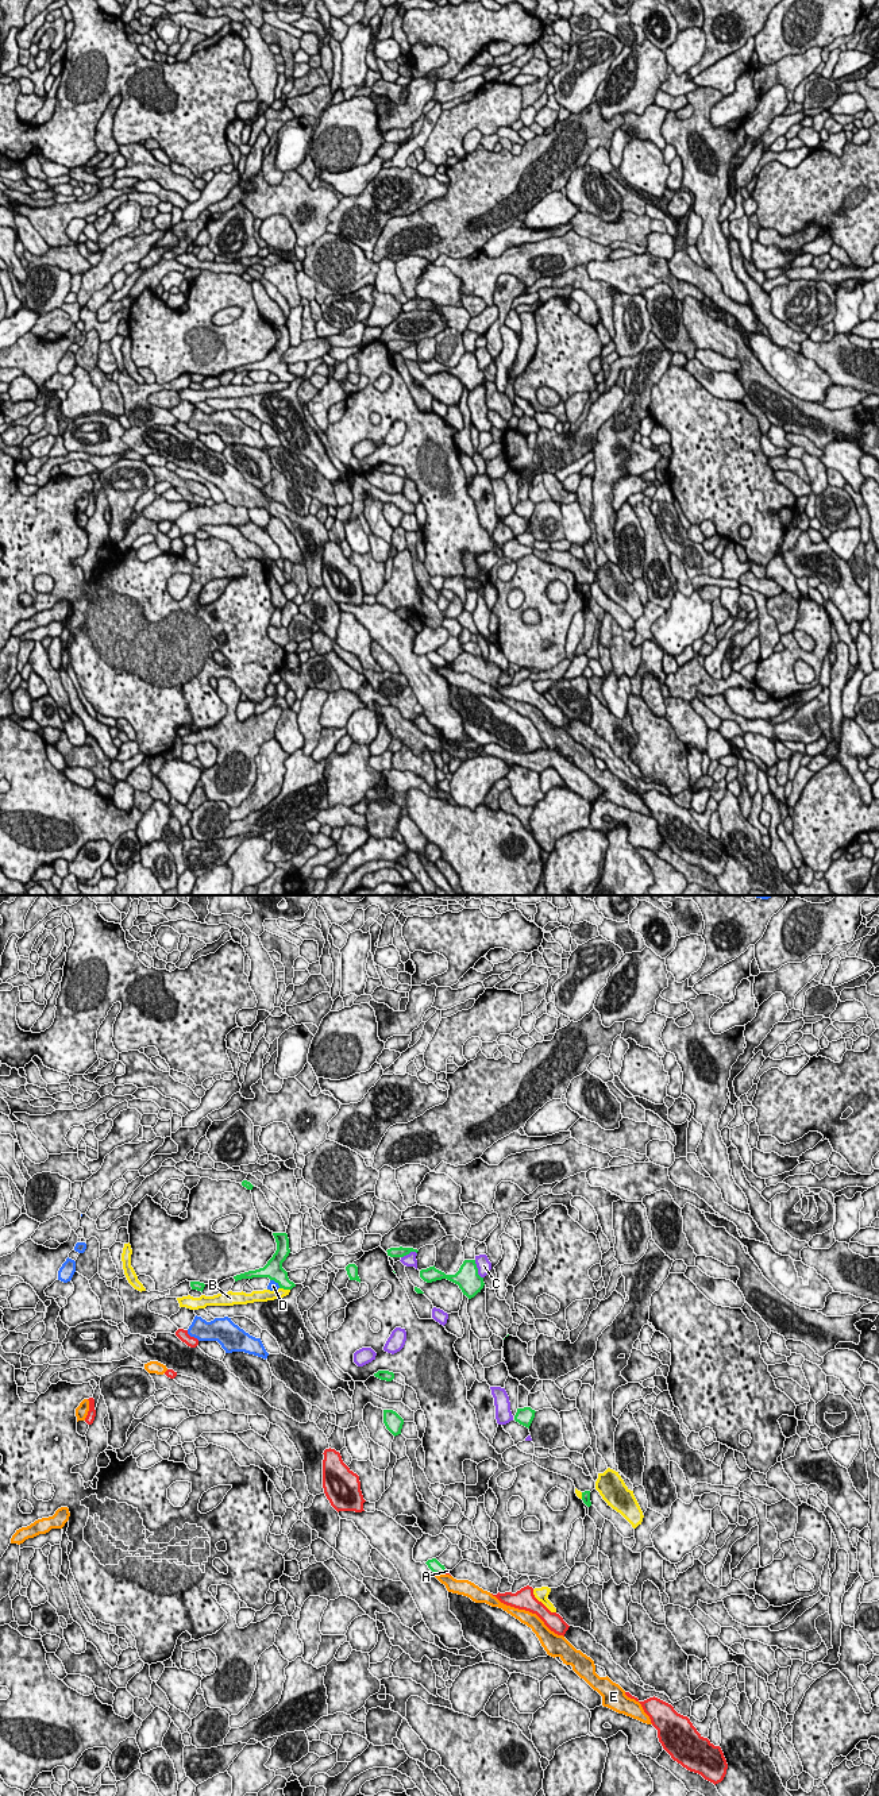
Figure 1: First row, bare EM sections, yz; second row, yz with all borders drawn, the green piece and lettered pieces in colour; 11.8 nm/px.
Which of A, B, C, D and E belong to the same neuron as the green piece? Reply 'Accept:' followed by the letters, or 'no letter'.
Accept: no letter

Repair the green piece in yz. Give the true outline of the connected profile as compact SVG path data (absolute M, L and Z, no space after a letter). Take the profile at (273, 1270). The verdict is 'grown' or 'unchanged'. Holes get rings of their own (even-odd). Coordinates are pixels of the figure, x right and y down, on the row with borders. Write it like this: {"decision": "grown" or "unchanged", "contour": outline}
{"decision": "unchanged", "contour": "M273 1233L273 1236L277 1242L277 1250L267 1264L263 1268L234 1276L235 1282L252 1277L269 1277L270 1280L274 1280L279 1288L292 1290L296 1287L296 1284L289 1280L288 1272L282 1268L282 1263L290 1253L288 1234Z"}

